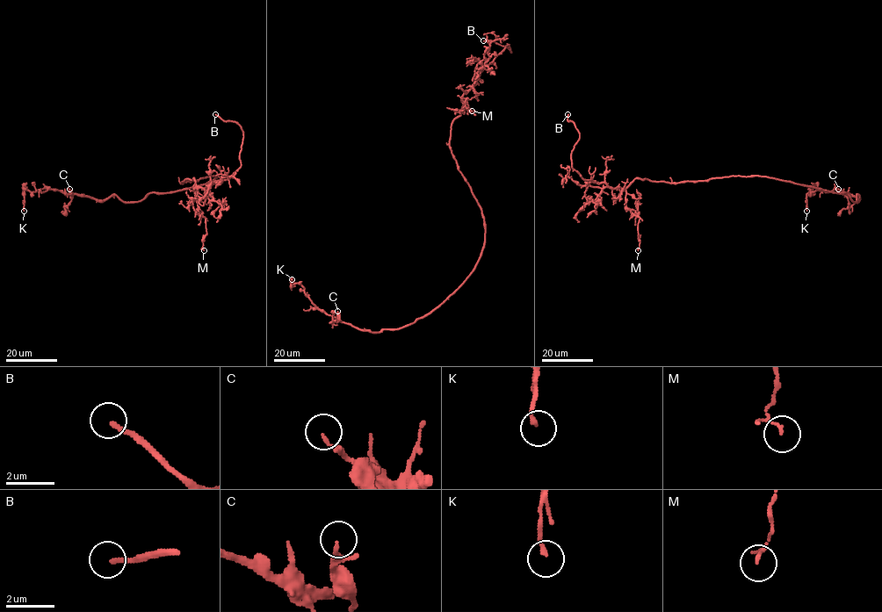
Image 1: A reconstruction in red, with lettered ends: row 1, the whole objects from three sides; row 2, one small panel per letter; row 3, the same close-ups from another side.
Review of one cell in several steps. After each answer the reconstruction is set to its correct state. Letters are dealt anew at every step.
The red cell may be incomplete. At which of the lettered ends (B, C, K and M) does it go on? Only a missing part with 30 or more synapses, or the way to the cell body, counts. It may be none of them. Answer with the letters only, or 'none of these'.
B

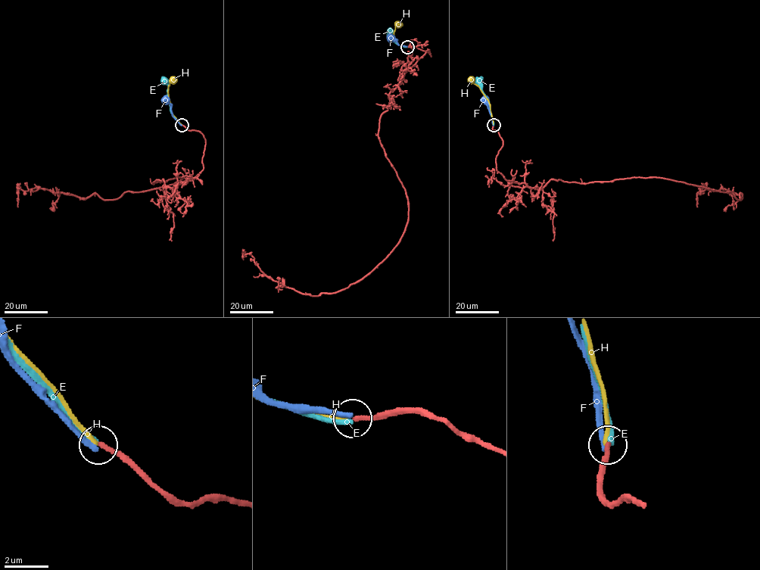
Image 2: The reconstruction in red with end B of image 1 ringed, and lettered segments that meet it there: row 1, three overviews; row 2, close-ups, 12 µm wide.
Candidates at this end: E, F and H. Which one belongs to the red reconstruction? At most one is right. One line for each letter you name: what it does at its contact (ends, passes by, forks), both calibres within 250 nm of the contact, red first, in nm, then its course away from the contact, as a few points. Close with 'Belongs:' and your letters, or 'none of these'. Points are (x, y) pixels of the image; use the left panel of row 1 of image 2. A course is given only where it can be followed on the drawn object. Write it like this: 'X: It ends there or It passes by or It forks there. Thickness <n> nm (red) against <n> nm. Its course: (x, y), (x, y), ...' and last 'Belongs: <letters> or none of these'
Belongs: none of these

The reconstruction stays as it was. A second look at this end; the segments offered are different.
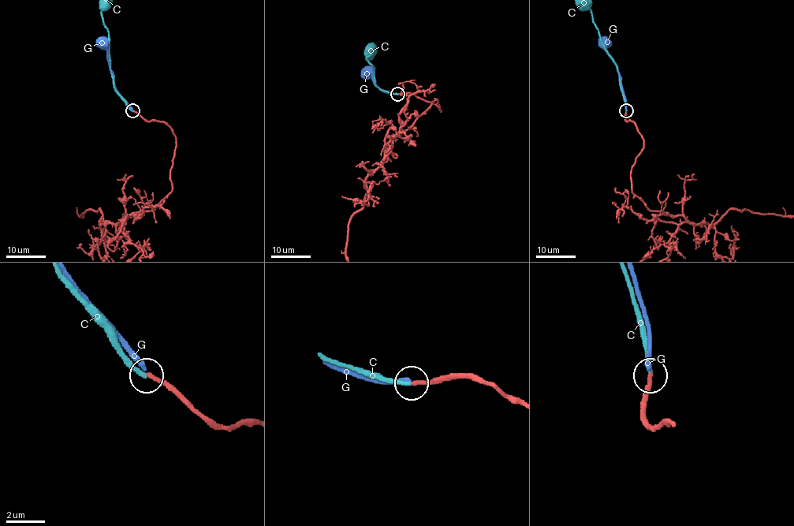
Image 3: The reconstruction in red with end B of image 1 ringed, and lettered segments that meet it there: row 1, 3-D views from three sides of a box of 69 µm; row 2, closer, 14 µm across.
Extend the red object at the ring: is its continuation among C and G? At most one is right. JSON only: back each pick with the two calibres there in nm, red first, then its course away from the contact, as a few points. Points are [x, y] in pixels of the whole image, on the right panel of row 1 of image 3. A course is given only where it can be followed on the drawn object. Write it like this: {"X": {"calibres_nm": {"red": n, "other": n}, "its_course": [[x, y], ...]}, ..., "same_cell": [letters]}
{"C": {"calibres_nm": {"red": 200, "other": 240}, "its_course": [[626, 111], [616, 64], [602, 42], [591, 12], [580, 1]]}, "same_cell": ["C"]}

